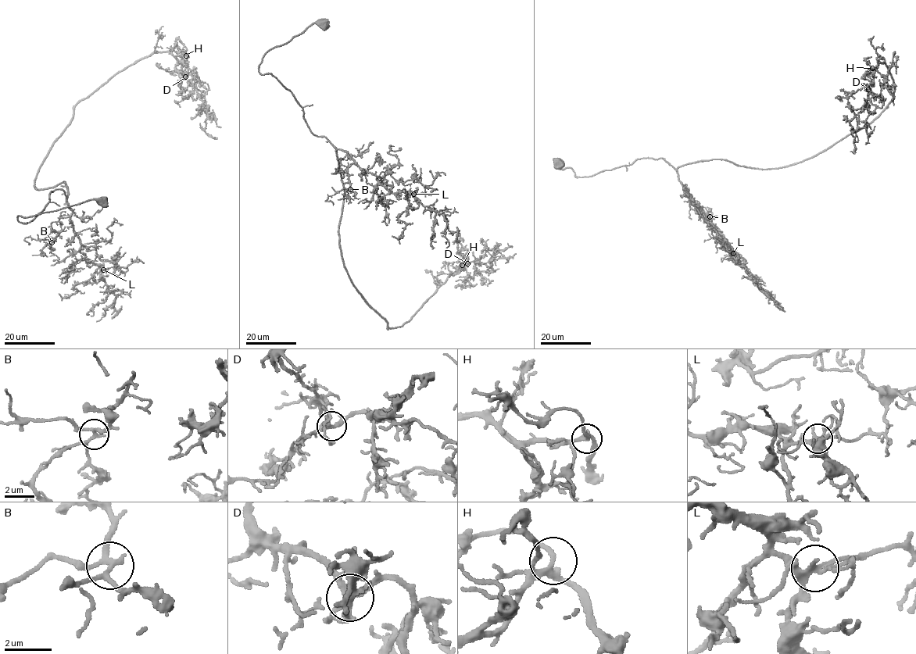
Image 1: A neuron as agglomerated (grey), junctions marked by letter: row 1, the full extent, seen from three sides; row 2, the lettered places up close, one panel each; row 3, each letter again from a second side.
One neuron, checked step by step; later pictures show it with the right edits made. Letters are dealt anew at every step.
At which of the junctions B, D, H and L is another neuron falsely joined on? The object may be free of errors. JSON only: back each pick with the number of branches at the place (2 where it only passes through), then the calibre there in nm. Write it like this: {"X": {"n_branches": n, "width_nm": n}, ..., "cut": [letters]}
{"cut": []}

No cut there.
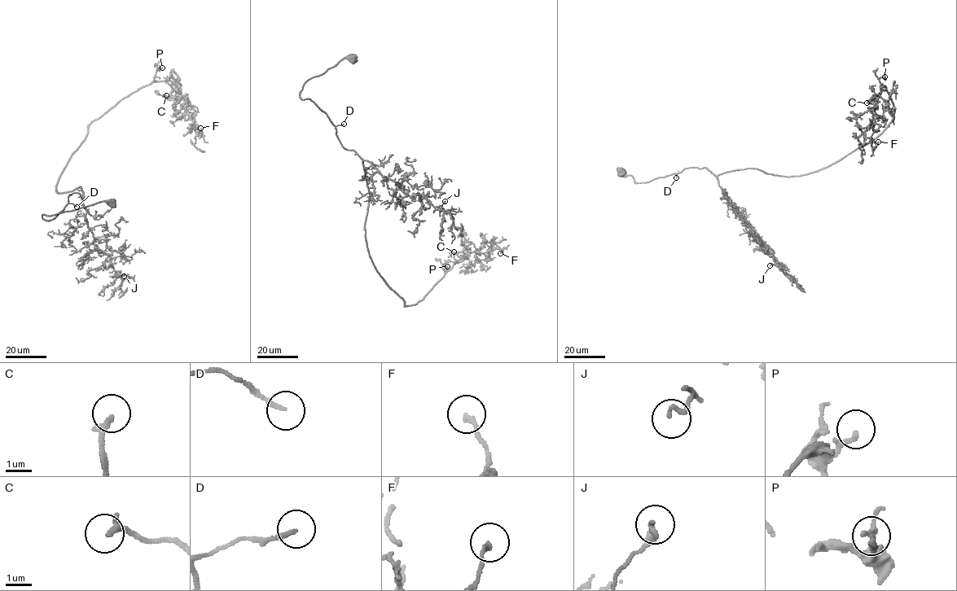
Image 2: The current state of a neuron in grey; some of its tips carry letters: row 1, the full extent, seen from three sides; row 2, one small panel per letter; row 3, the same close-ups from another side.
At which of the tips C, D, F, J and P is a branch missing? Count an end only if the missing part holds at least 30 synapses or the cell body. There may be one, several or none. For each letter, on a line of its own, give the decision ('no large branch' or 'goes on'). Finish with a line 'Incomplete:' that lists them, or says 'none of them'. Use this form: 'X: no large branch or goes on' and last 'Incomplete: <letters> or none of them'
C: goes on
D: no large branch
F: no large branch
J: no large branch
P: no large branch
Incomplete: C

